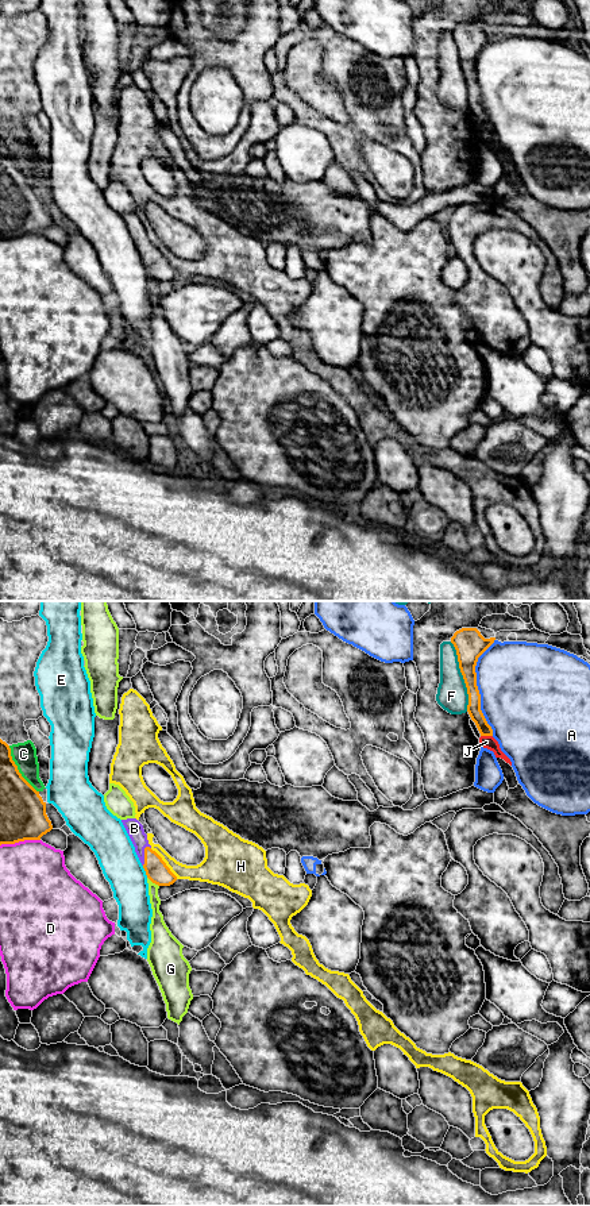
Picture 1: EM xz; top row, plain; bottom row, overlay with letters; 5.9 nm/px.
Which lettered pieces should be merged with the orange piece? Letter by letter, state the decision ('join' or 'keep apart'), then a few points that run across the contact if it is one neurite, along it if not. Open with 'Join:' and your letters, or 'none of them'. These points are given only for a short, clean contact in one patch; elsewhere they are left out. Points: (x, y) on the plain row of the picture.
Join: B, J
A: keep apart
B: join
C: keep apart
D: keep apart
E: keep apart; line xz (142, 261), (147, 272)
F: keep apart
G: keep apart; line xz (147, 272), (158, 281)
H: keep apart
J: join

